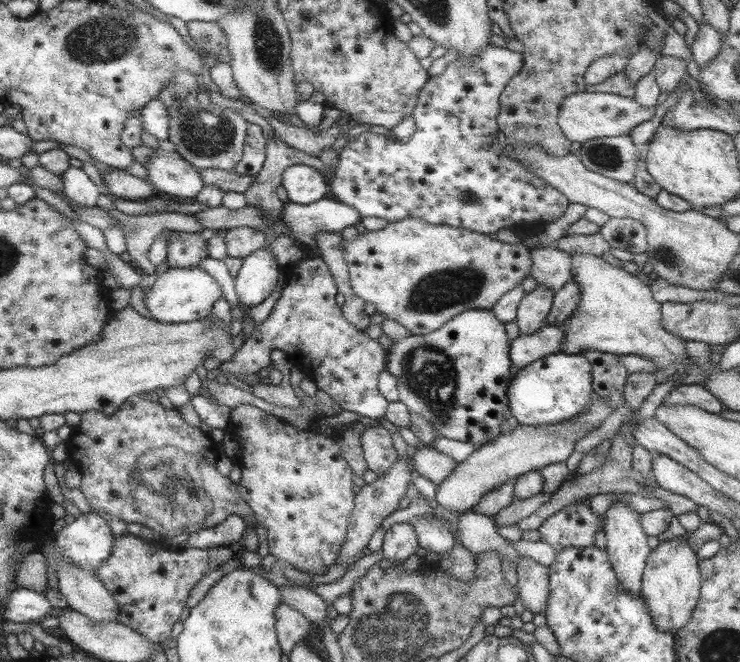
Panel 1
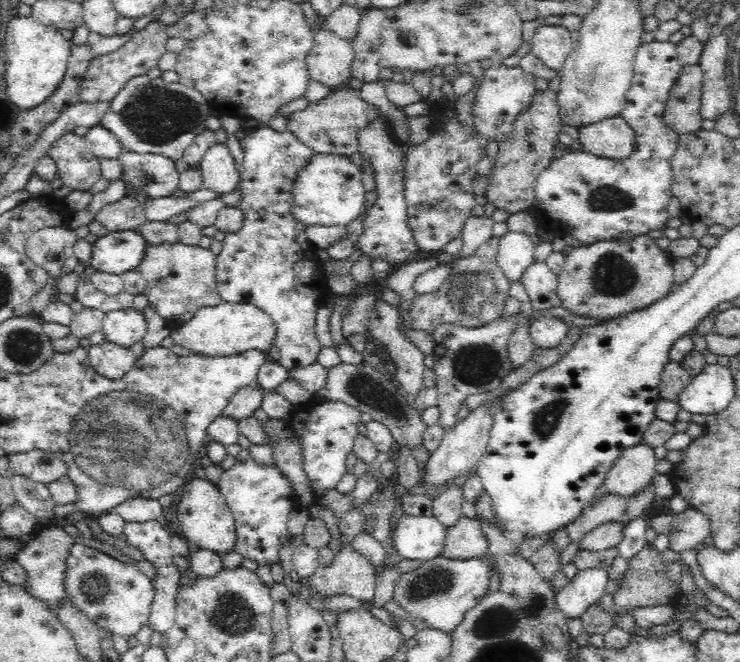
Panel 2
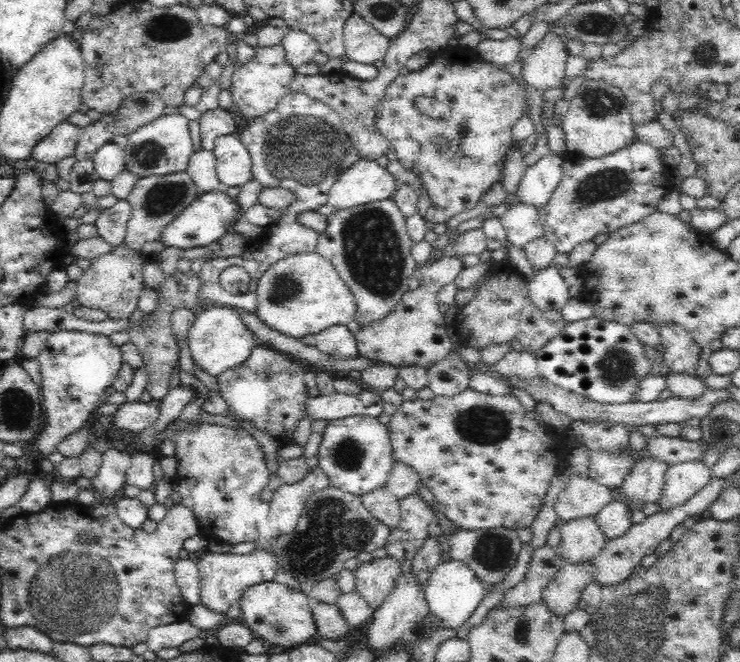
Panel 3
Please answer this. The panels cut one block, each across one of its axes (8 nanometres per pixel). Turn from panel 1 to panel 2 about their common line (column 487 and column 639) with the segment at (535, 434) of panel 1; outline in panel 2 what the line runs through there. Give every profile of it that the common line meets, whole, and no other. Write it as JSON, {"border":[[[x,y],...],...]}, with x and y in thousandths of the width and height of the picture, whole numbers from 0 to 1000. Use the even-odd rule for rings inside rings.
{"border":[[[865,668],[858,671],[855,675],[847,677],[841,681],[838,689],[830,696],[824,710],[819,715],[818,724],[815,725],[815,734],[822,740],[824,748],[850,751],[854,748],[859,748],[861,743],[865,743],[877,727],[888,716],[886,708],[886,690],[884,689],[884,675]]]}

